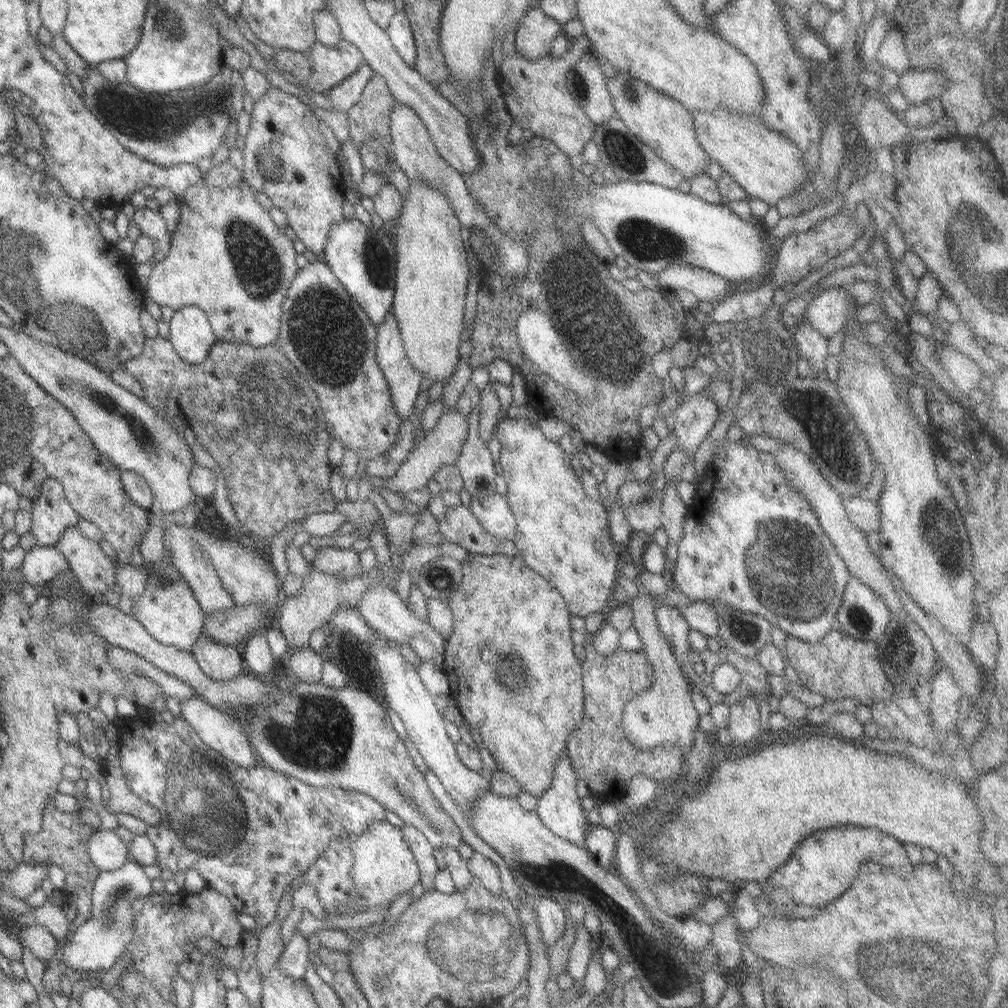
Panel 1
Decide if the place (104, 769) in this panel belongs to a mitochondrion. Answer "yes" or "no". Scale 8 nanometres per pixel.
no

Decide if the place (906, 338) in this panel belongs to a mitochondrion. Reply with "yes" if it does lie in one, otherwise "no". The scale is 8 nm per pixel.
no

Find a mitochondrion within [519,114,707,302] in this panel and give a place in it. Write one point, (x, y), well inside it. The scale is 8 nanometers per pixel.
(645, 242)

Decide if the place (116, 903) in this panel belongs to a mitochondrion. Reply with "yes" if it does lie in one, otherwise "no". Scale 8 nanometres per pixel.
yes

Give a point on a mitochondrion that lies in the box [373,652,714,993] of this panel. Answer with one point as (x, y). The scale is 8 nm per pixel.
(619, 916)

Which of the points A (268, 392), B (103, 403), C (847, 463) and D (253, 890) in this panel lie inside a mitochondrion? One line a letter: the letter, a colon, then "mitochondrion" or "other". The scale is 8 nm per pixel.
A: mitochondrion
B: mitochondrion
C: mitochondrion
D: other

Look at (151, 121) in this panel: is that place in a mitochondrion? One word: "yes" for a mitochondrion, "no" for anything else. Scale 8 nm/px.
yes

